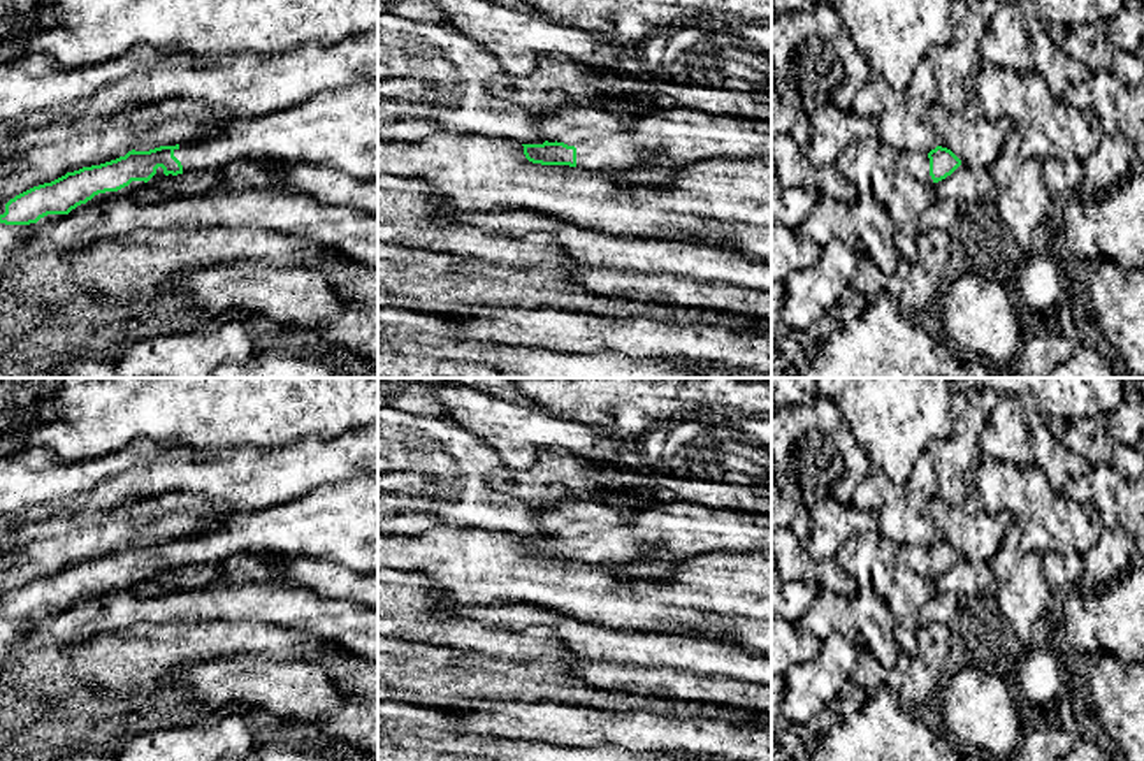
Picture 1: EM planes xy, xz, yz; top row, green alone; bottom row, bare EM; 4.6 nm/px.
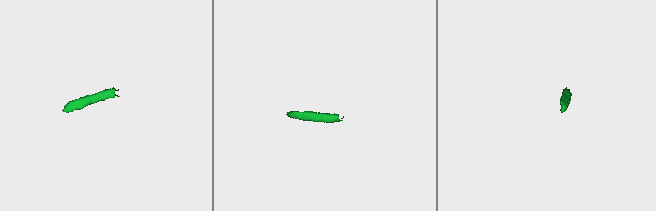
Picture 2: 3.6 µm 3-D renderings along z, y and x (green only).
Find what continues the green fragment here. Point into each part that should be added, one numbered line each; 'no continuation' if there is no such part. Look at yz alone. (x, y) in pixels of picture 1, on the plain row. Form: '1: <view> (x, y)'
1: yz (914, 558)

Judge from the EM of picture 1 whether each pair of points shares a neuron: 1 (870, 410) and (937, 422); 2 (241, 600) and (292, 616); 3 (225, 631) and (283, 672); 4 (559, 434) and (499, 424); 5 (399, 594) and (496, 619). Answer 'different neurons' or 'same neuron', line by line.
1: same neuron
2: same neuron
3: different neurons
4: same neuron
5: different neurons

